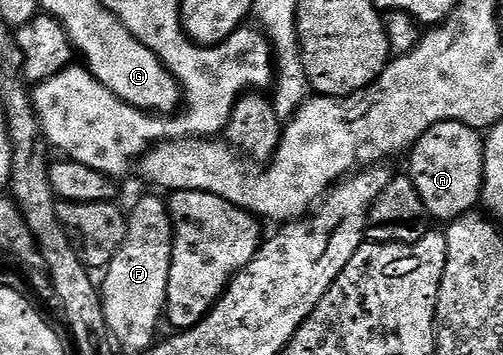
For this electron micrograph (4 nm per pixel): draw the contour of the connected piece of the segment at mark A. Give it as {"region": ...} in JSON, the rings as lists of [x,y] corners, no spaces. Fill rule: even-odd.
{"region":[[[434,123],[411,148],[409,176],[415,183],[417,193],[424,199],[427,214],[432,220],[460,219],[468,211],[476,210],[483,193],[483,141],[484,136],[476,128],[464,123]]]}

